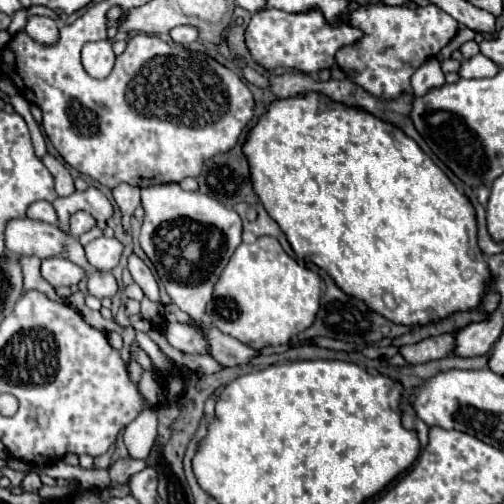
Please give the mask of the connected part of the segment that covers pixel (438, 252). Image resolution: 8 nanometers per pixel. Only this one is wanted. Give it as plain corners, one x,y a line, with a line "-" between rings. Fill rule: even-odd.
306,93
306,95
296,95
288,99
276,99
268,107
268,111
258,117
256,125
250,129
246,143
242,145
242,153
248,159
250,165
250,179
254,193
260,197
264,209
268,215
280,225
280,229
286,233
288,243
292,245
294,253
298,259
314,263
316,267
324,269
334,283
352,297
362,299
370,309
382,313
386,319
402,325
412,325
412,323
428,323
428,321
438,321
454,311
468,311
476,309
480,303
486,285
490,281
490,273
486,269
486,259
482,257
478,243
476,243
476,217
474,217
474,207
464,197
454,183
446,177
446,173
412,141
408,135
404,135
402,129
374,117
368,111
362,111
358,107
348,107
344,103
336,103
320,93
-
384,293
390,293
394,297
394,309
390,309
384,303

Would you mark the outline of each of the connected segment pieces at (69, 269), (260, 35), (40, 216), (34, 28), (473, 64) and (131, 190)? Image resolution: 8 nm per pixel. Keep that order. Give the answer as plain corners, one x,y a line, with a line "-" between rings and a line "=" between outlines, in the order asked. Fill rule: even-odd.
52,257
42,261
42,277
54,287
72,287
86,279
86,271
72,261
=
266,7
252,15
252,21
246,27
246,45
250,49
250,55
264,65
266,69
284,67
290,71
300,73
316,73
320,69
330,69
334,65
334,55
338,47
348,45
350,41
356,41
362,37
358,29
348,27
346,23
330,27
322,13
318,9
310,13
286,13
274,7
=
36,201
34,205
30,205
30,209
28,209
26,215
30,219
34,219
34,221
44,221
44,223
50,223
50,225
58,225
56,209
48,201
=
38,15
28,19
28,25
24,31
30,35
30,39
34,39
36,43
46,45
46,47
56,45
58,37
60,37
56,21
50,17
38,17
=
478,53
472,59
462,61
458,75
464,79
478,79
478,77
494,77
498,71
500,71
500,67
494,61
490,61
486,55
=
120,183
118,187
114,187
112,191
120,211
122,211
122,224
127,232
130,232
130,220
134,215
134,209
140,205
140,189
132,187
128,183

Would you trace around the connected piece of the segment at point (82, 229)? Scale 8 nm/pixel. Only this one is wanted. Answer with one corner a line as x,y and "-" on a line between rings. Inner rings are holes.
78,211
78,213
70,215
70,221
68,221
70,233
72,233
74,237
78,237
78,235
86,233
86,231
88,231
88,229
92,229
94,225
96,225
94,217
90,217
88,213
82,213
82,211

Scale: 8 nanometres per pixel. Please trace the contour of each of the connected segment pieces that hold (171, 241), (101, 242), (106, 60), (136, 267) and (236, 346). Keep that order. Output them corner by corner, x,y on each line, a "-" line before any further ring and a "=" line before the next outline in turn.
178,183
142,189
144,223
140,245
156,267
170,299
192,319
202,319
214,285
242,243
242,219
234,209
198,191
182,191
=
102,235
94,241
90,241
84,249
86,249
88,263
92,267
96,267
98,271
112,271
120,263
124,245
116,237
104,237
=
96,41
96,43
86,43
82,49
82,65
88,71
88,75
96,79
104,79
112,67
114,67
114,51
110,41
=
130,255
128,259
128,269
132,273
132,279
142,287
144,295
150,299
150,301
160,301
160,295
158,295
158,283
152,275
152,271
146,267
146,263
136,257
136,255
=
210,327
208,331
208,343
210,343
210,355
224,367
238,367
254,361
258,357
258,351
242,345
240,341
234,341
234,337
226,337
222,331

